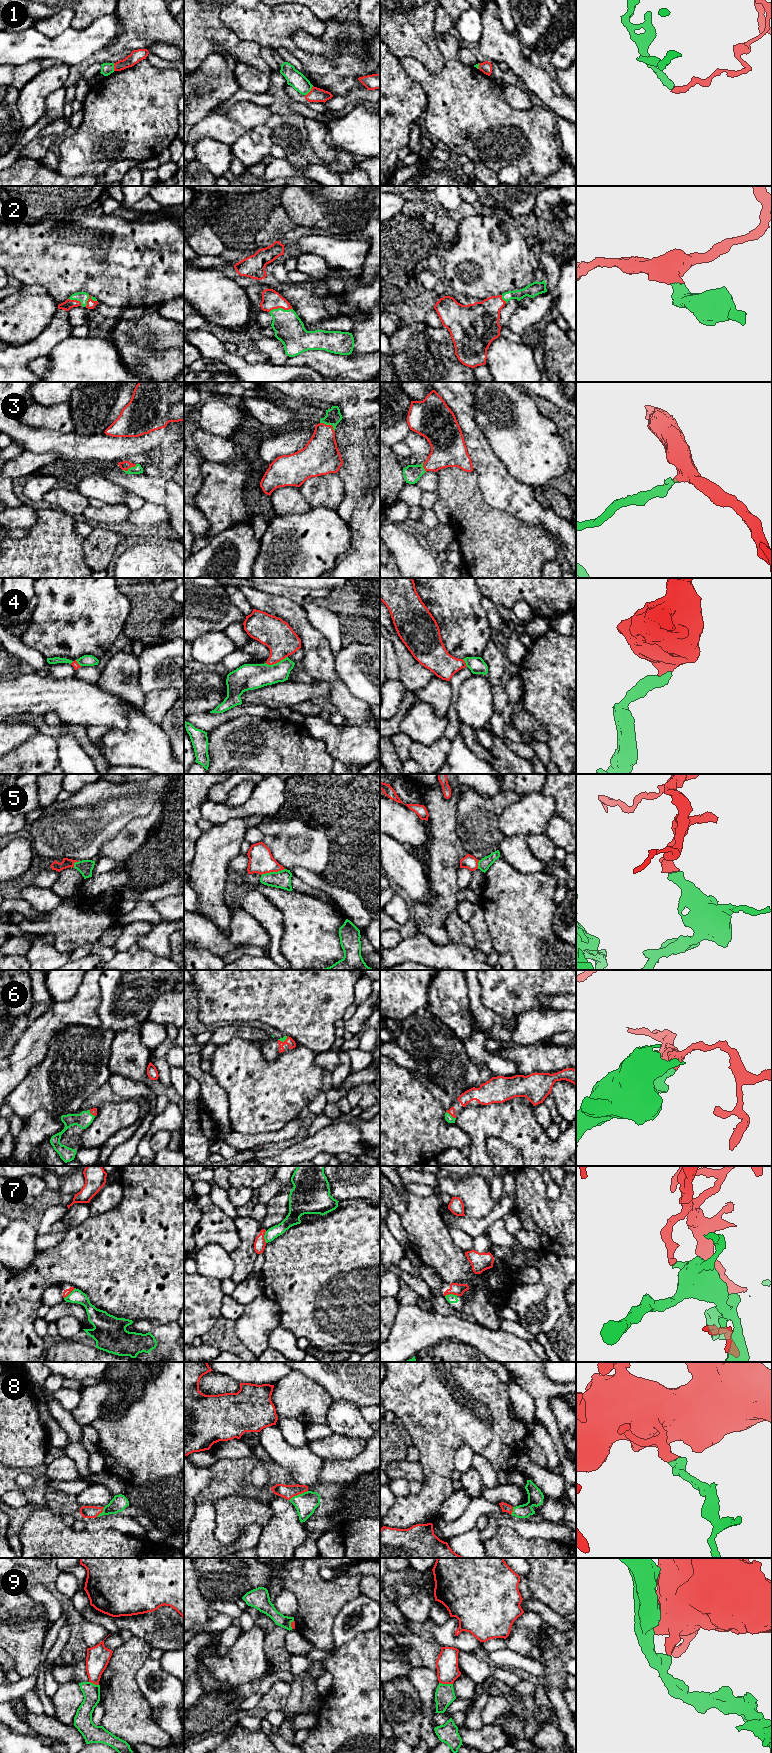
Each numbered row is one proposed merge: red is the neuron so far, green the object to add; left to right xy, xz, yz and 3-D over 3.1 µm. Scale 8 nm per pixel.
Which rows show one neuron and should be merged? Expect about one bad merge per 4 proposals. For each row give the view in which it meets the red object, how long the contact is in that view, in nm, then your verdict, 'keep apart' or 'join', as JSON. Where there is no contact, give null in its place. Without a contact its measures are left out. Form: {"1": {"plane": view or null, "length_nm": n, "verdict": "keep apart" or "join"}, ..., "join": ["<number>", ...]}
{"1": {"plane": "xz", "length_nm": 100, "verdict": "keep apart"}, "2": {"plane": "xz", "length_nm": 190, "verdict": "join"}, "3": {"plane": "xz", "length_nm": 140, "verdict": "join"}, "4": {"plane": "xz", "length_nm": 190, "verdict": "join"}, "5": {"plane": "xz", "length_nm": 200, "verdict": "keep apart"}, "6": {"plane": "yz", "length_nm": 100, "verdict": "join"}, "7": {"plane": "yz", "length_nm": 100, "verdict": "keep apart"}, "8": {"plane": "xz", "length_nm": 170, "verdict": "join"}, "9": {"plane": "yz", "length_nm": 110, "verdict": "keep apart"}, "join": ["2", "3", "4", "6", "8"]}

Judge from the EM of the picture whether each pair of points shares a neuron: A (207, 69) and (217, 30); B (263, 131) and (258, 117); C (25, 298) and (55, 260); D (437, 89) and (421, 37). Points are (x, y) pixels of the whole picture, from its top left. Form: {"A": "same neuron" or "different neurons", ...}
{"A": "different neurons", "B": "different neurons", "C": "different neurons", "D": "different neurons"}

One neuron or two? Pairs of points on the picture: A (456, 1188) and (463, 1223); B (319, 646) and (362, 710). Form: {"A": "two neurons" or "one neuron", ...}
{"A": "two neurons", "B": "one neuron"}

